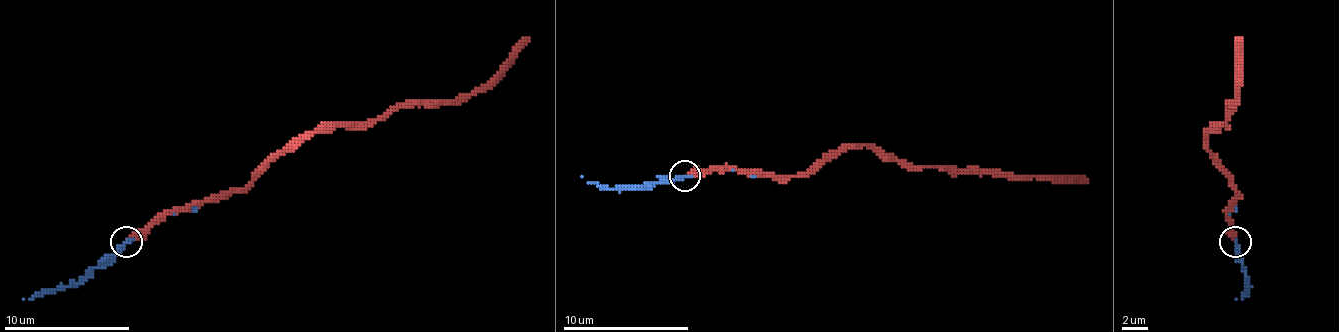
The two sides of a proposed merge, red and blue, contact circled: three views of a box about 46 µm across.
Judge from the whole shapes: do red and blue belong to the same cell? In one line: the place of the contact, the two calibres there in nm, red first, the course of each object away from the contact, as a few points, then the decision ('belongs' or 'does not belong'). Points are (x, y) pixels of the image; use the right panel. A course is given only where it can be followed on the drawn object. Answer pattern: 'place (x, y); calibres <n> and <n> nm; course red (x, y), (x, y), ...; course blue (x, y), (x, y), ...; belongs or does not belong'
place (1235, 241); calibres 280 and 360 nm; course red (1236, 242), (1233, 176), (1204, 138), (1226, 123), (1236, 101), (1236, 44), (1242, 38); course blue (1236, 242), (1248, 289), (1236, 299); belongs

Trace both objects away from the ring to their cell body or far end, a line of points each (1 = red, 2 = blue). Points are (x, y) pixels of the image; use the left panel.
1: (127, 242), (139, 239), (168, 214), (240, 192), (306, 138), (375, 123), (400, 107), (463, 101), (529, 38)
2: (127, 242), (76, 283), (42, 289), (23, 299)

